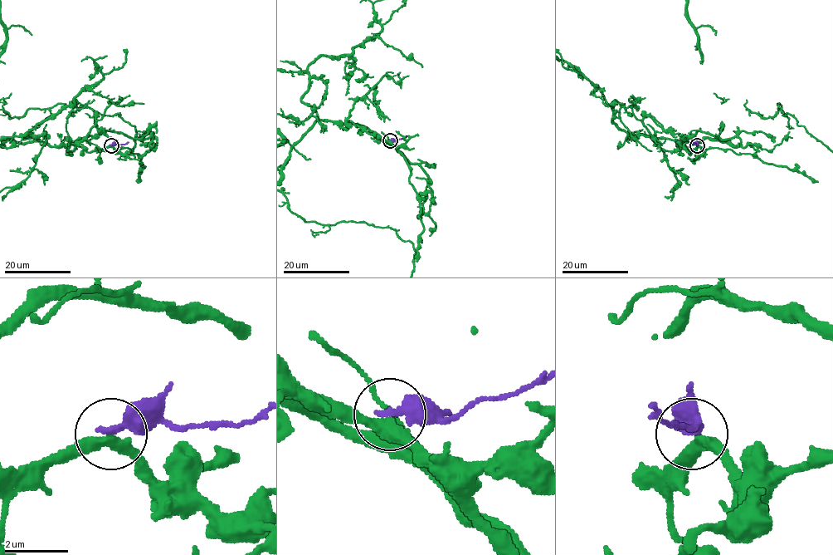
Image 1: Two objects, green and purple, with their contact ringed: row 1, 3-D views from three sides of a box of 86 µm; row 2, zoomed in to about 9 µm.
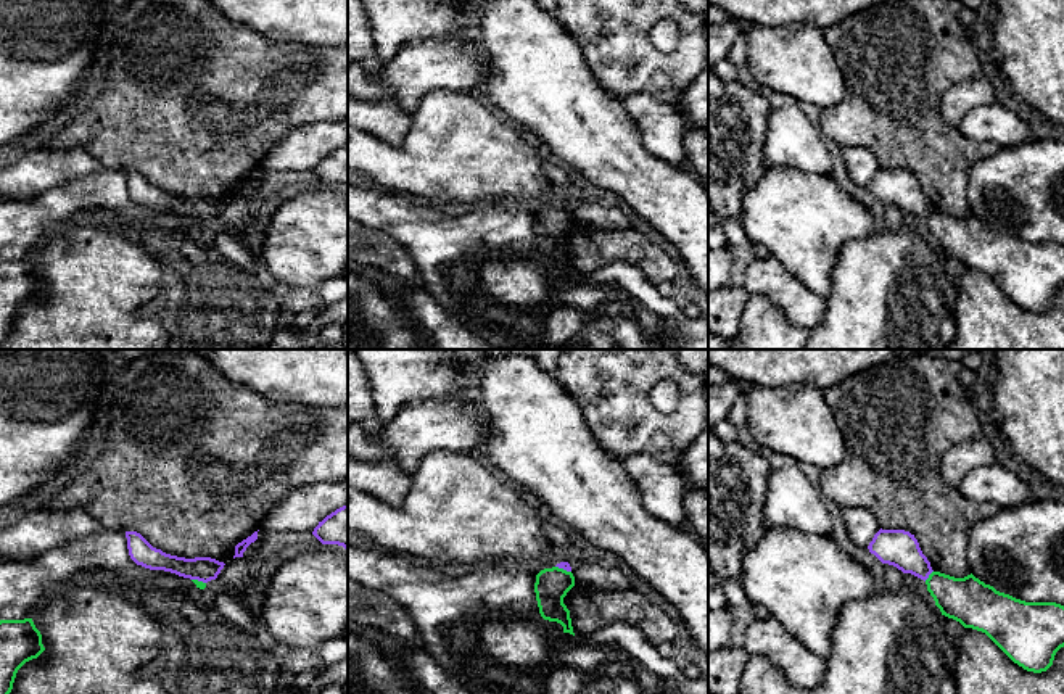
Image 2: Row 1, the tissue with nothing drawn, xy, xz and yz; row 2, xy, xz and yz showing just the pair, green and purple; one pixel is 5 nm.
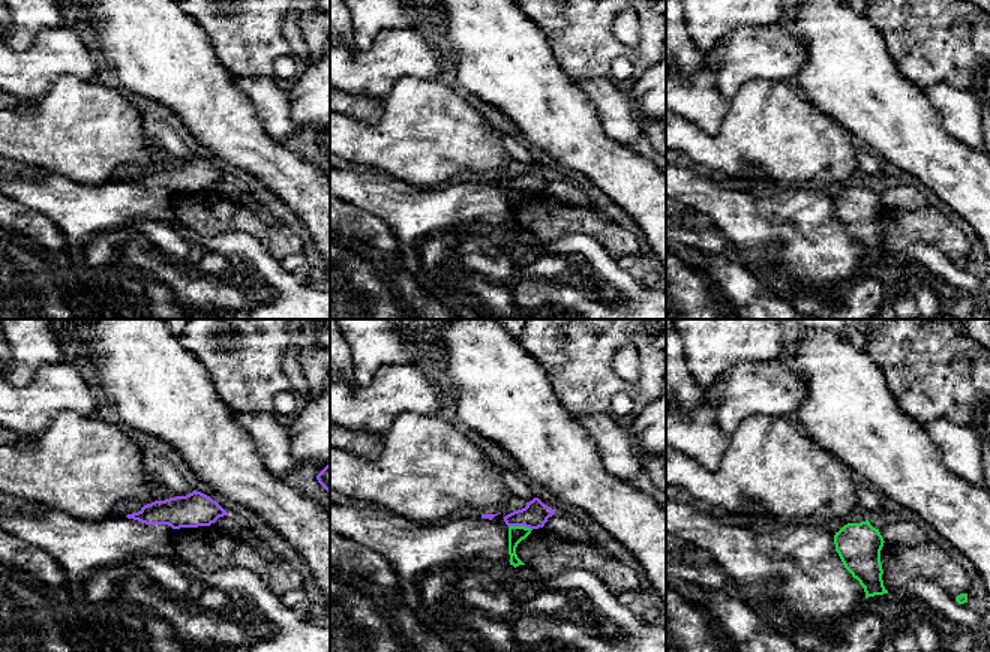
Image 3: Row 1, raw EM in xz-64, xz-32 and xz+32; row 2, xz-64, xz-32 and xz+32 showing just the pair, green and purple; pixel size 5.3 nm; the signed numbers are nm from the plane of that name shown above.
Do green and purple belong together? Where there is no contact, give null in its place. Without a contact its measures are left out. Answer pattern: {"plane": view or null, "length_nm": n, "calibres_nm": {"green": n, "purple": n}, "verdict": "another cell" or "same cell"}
{"plane": "yz", "length_nm": 70, "calibres_nm": {"green": 240, "purple": 190}, "verdict": "another cell"}

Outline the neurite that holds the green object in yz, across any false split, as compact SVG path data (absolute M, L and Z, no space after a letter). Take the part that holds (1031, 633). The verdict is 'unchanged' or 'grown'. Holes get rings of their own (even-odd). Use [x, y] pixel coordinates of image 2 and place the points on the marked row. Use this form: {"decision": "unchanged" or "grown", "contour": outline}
{"decision": "unchanged", "contour": "M932 572L927 591L942 615L985 633L1014 663L1046 671L1064 647L1064 605L1025 602L996 591L972 573L955 578Z"}

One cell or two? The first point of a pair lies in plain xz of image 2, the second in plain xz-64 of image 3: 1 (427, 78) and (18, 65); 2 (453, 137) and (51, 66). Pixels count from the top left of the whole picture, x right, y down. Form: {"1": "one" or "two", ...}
{"1": "one", "2": "two"}

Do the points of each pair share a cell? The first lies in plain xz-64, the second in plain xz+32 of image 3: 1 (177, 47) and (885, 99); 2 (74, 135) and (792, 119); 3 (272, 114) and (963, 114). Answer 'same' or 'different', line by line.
1: same
2: same
3: same

